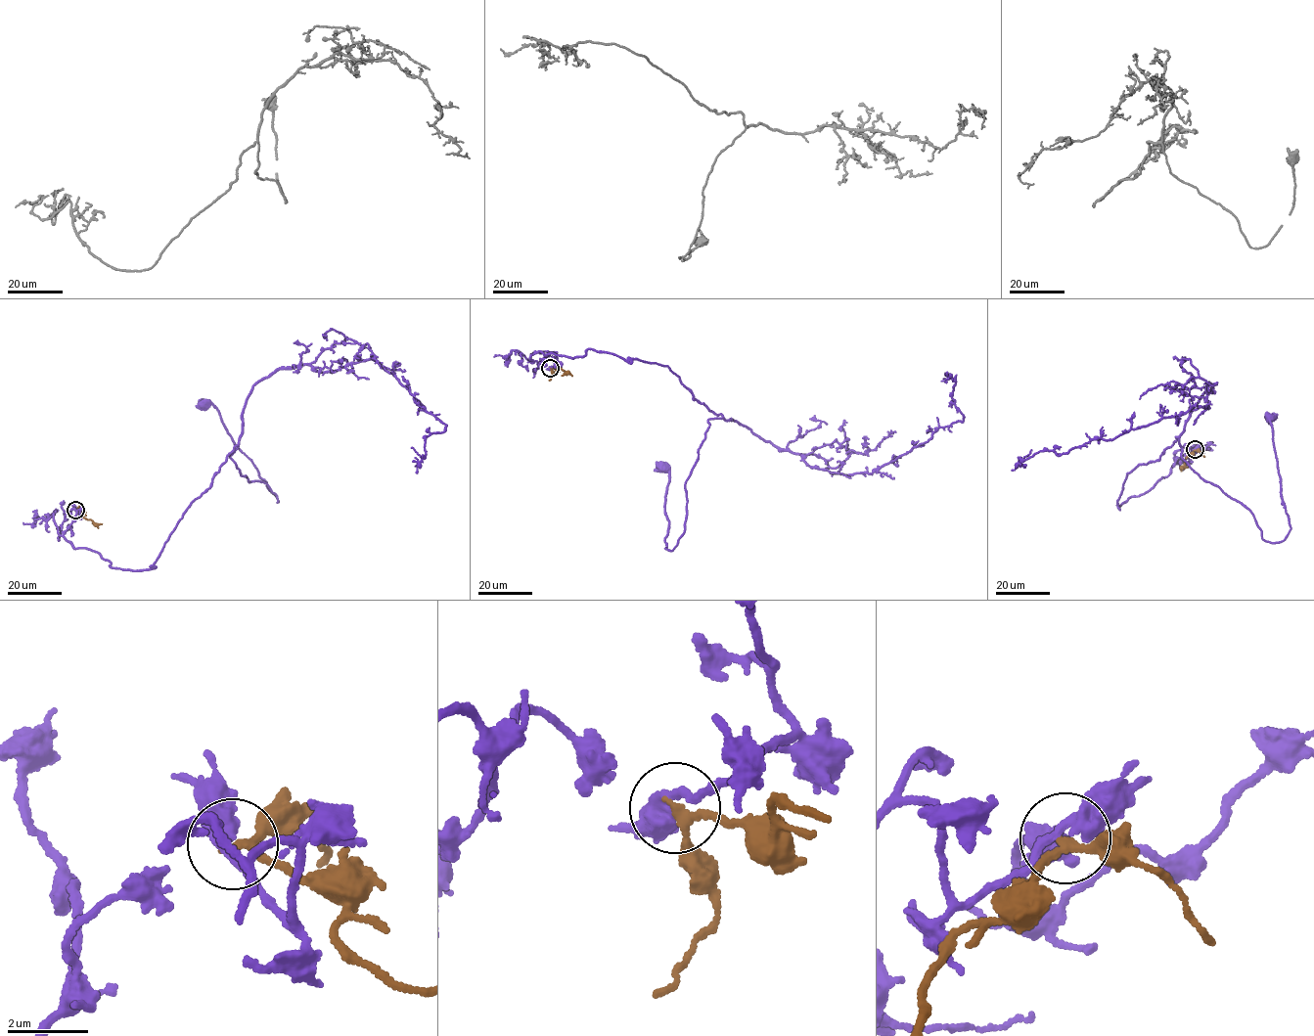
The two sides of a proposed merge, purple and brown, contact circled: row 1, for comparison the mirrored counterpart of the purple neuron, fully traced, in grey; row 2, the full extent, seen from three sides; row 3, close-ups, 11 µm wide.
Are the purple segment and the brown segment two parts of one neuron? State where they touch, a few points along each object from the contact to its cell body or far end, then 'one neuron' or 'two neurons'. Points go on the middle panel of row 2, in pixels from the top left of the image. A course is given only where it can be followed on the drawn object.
(550, 368) | purple via (550, 368), (556, 354), (540, 351), (665, 365), (721, 415), (707, 421), (670, 551), (663, 467) | brown via (550, 367), (558, 367), (572, 376) | two neurons

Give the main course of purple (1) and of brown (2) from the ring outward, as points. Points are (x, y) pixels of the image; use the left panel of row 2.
1: (75, 509), (64, 536), (74, 548), (135, 571), (156, 567), (237, 445), (242, 475), (279, 501), (204, 404)
2: (75, 510), (86, 519), (102, 523)

